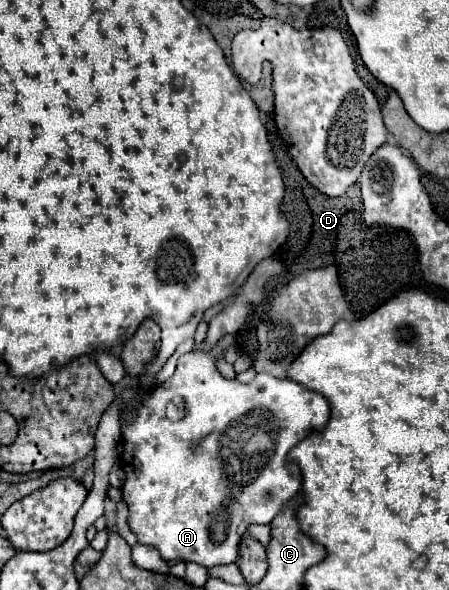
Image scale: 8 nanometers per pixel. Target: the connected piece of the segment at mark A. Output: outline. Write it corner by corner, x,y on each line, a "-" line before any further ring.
226,335
224,339
220,339
216,343
216,347
210,353
192,351
192,353
182,355
178,359
174,375
164,385
160,385
152,395
148,395
142,401
142,405
136,411
134,419
130,419
126,423
126,427
122,429
124,455
120,459
120,465
122,465
122,469
126,471
126,477
128,477
126,483
124,483
124,487
122,487
122,497
124,497
124,503
128,505
128,527
132,529
132,533
136,533
138,543
150,541
150,545
160,551
160,557
164,561
172,561
172,559
192,561
192,563
198,563
198,565
208,567
208,569
216,567
216,565
234,563
238,559
238,547
240,547
242,535
246,533
246,527
250,523
258,523
258,519
264,519
264,523
270,523
276,517
276,513
302,487
302,473
300,473
298,465
296,463
288,463
290,449
294,445
298,445
302,439
306,439
308,435
322,431
326,427
328,419
330,419
330,405
328,405
328,401
320,393
316,393
312,389
306,389
304,385
300,385
300,383
296,383
292,379
278,379
278,377
272,377
272,375
258,375
248,385
238,383
236,379
234,381
224,379
218,373
218,369
216,369
216,357
224,355
224,351
228,349
228,345
234,345
234,341
236,341
234,335

